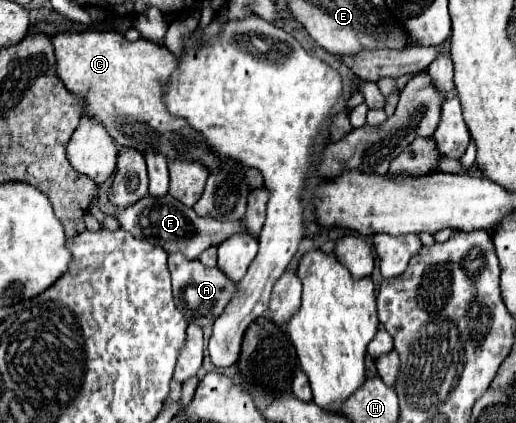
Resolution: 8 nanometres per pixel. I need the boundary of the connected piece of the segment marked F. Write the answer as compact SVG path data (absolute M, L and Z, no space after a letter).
M166 194L164 198L140 198L134 206L128 206L118 212L118 222L124 230L128 230L134 238L148 240L154 246L162 246L168 254L182 252L186 258L194 260L200 252L204 252L210 246L218 246L228 236L236 232L246 232L240 222L218 222L208 216L198 216L192 208L184 206L180 200Z

